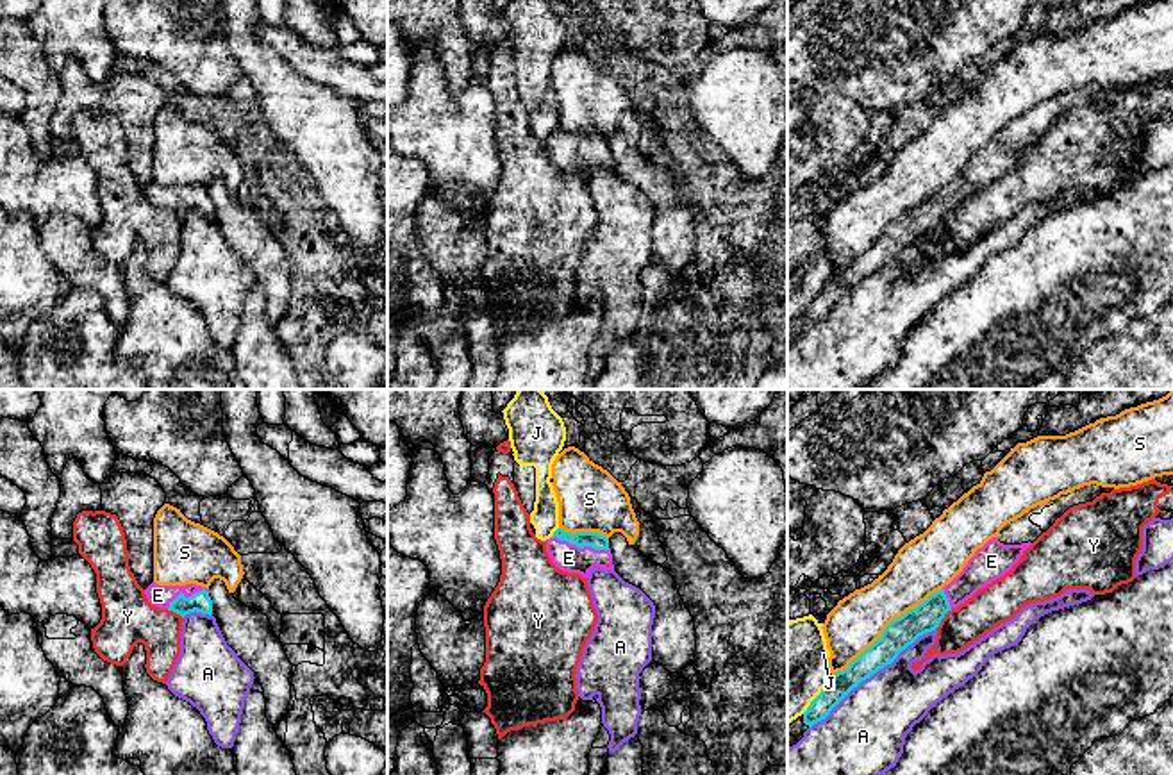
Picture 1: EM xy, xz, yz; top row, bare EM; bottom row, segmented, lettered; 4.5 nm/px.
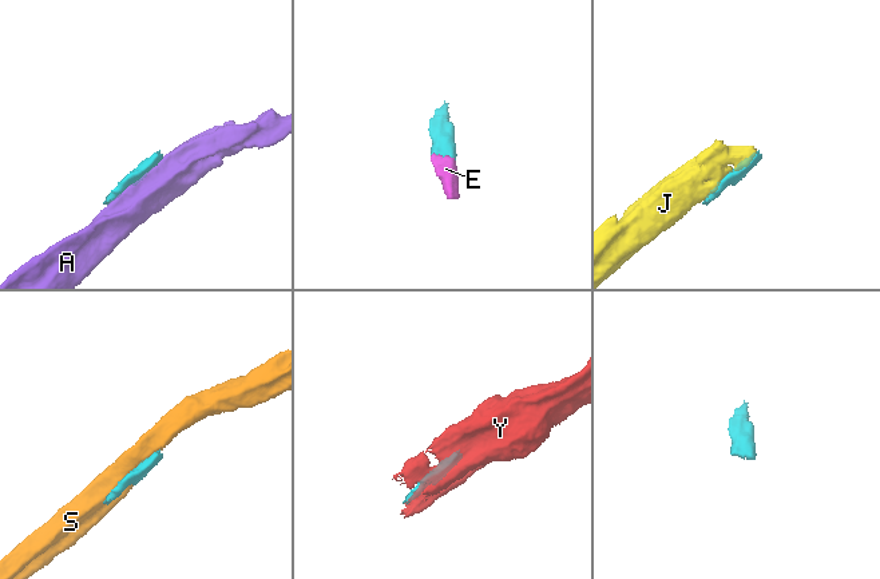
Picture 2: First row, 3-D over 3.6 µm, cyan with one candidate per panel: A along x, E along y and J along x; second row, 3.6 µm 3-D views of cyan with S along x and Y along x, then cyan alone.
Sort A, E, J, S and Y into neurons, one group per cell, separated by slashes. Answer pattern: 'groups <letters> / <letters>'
groups A / E / J / S / Y

